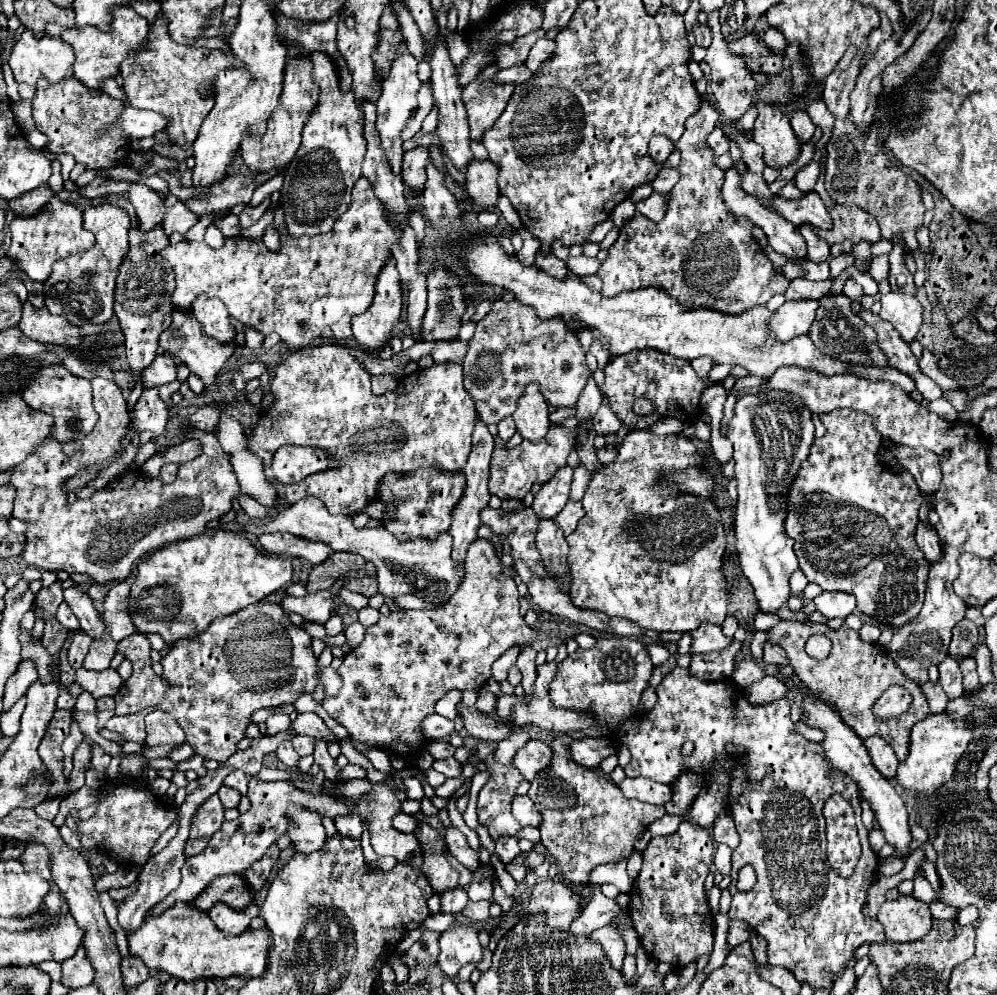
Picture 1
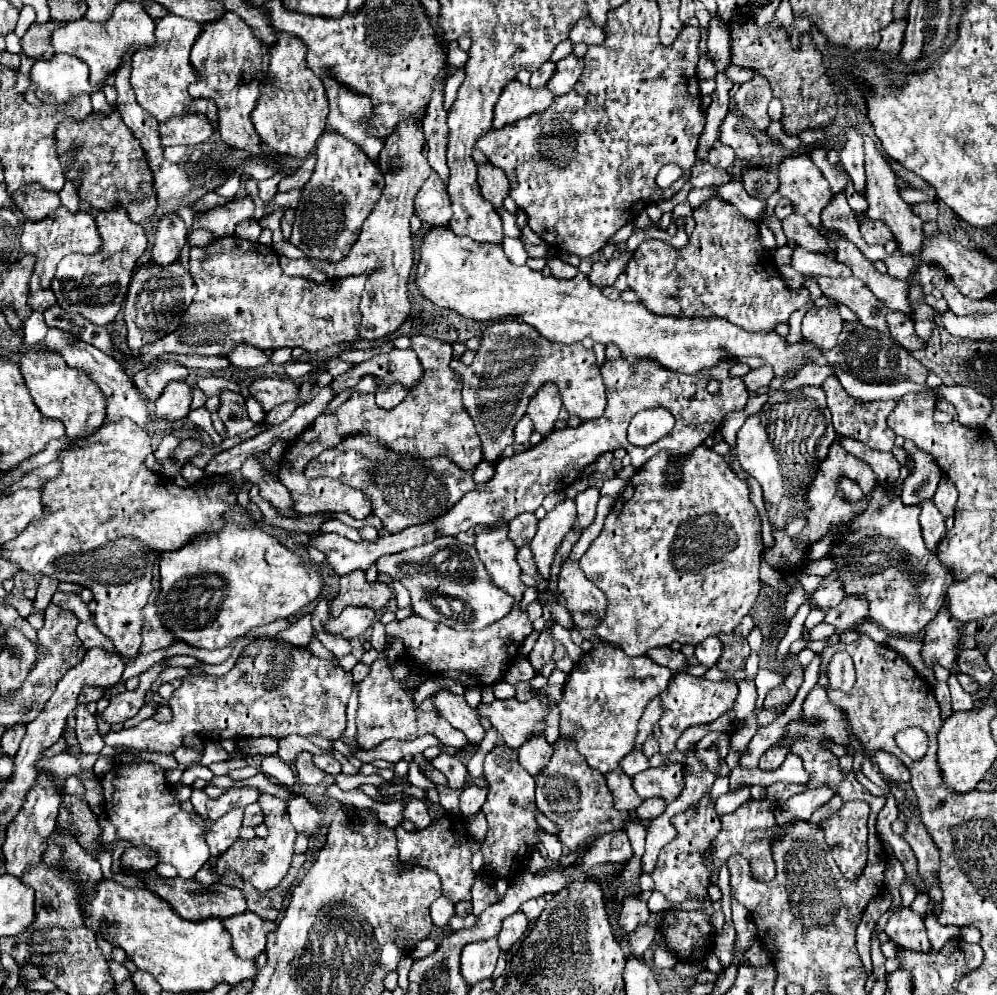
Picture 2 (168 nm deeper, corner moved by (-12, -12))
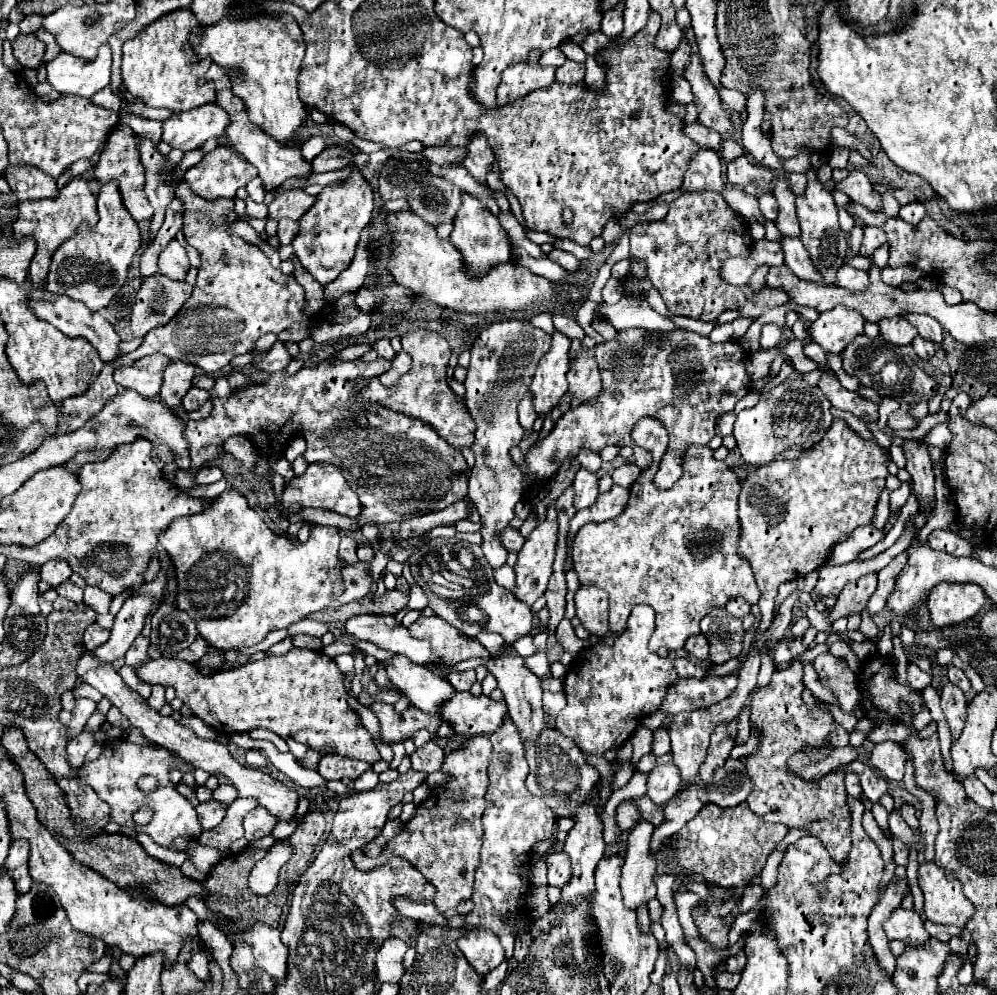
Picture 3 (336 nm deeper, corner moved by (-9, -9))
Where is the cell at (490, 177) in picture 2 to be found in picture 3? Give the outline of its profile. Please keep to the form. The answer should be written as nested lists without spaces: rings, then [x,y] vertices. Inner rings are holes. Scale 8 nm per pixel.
[[[474,137],[468,145],[468,155],[464,159],[464,167],[478,183],[486,183],[486,175],[494,165],[494,153],[486,143],[486,137]]]

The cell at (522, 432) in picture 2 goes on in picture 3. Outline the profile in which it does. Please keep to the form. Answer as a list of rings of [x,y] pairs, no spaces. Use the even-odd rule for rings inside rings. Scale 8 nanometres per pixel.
[[[530,391],[526,393],[526,397],[522,397],[522,401],[520,401],[520,405],[518,405],[518,421],[520,421],[520,425],[524,427],[524,429],[530,429],[532,427],[532,423],[536,421],[536,413],[534,413],[534,407],[530,405]]]

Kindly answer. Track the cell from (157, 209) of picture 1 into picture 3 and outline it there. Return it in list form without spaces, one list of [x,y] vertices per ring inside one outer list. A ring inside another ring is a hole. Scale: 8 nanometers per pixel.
[[[174,237],[158,257],[158,273],[170,279],[184,279],[188,267],[190,263],[188,263],[186,249]]]

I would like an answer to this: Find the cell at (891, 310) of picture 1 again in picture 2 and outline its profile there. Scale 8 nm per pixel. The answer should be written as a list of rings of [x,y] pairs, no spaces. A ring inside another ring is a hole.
[[[889,312],[887,314],[887,326],[889,326],[889,332],[891,336],[909,352],[913,350],[919,350],[923,348],[921,344],[921,338],[917,338],[915,330],[913,330],[913,322],[901,314],[901,312]]]

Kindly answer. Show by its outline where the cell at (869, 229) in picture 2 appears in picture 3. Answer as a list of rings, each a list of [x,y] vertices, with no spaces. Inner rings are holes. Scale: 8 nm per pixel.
[[[864,227],[864,239],[862,239],[860,253],[862,255],[872,255],[874,249],[878,249],[884,243],[886,243],[886,233],[882,229],[878,229],[878,227]]]

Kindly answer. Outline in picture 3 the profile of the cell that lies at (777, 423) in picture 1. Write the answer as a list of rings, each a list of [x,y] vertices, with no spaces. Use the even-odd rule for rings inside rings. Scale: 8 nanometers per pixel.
[[[784,381],[782,385],[774,387],[768,395],[760,397],[754,409],[740,411],[734,423],[734,437],[744,463],[750,469],[760,469],[770,465],[780,455],[788,461],[798,459],[798,455],[818,443],[826,429],[830,429],[834,421],[830,409],[832,405],[826,401],[824,393],[804,381]]]

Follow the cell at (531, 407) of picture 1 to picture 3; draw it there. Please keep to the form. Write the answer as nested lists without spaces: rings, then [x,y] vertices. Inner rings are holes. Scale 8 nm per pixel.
[[[558,331],[552,335],[552,347],[546,357],[542,357],[530,385],[532,393],[532,403],[534,411],[538,415],[550,413],[562,399],[562,395],[568,391],[568,349],[570,349],[570,339]]]

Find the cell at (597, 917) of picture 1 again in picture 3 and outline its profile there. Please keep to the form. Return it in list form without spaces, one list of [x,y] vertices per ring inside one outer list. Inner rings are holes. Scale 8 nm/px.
[[[638,821],[628,835],[628,849],[622,867],[622,901],[624,907],[636,909],[656,897],[652,875],[656,873],[656,861],[650,855],[650,833],[654,825],[650,821]]]

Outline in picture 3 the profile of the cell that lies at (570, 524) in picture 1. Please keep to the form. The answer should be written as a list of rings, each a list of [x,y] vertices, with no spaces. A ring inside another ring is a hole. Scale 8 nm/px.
[[[580,469],[574,479],[574,507],[576,509],[586,509],[592,507],[596,497],[598,497],[598,475],[590,473],[586,469]]]

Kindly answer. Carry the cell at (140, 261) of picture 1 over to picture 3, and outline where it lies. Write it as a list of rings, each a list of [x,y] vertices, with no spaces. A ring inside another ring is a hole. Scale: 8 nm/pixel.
[[[160,273],[144,277],[132,305],[132,335],[142,337],[150,329],[166,325],[180,311],[190,293],[192,287],[186,281],[174,281]]]

